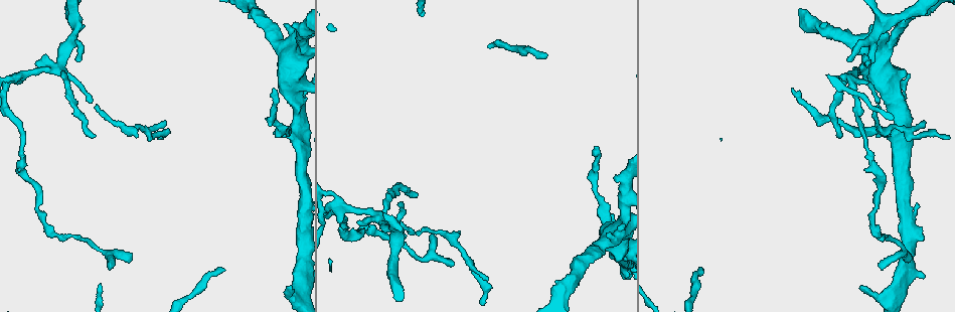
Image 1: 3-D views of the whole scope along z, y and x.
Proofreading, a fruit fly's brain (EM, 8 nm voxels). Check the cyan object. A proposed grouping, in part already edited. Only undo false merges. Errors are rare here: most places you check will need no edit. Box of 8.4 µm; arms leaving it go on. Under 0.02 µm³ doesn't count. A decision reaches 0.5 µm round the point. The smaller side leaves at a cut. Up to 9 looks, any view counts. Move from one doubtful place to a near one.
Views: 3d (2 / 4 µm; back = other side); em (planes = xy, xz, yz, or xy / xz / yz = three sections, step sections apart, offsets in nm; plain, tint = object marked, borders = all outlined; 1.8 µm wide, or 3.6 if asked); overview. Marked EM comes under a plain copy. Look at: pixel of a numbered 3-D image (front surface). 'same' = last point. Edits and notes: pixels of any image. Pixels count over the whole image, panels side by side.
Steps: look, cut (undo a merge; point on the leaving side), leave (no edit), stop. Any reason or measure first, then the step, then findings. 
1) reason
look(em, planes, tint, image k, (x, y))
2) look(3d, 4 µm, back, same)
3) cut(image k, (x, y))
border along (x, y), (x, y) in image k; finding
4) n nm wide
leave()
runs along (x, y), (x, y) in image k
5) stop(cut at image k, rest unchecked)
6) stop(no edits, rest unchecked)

look(em, 3.6 µm, yz, step 4, tint, image 1, (616, 228))

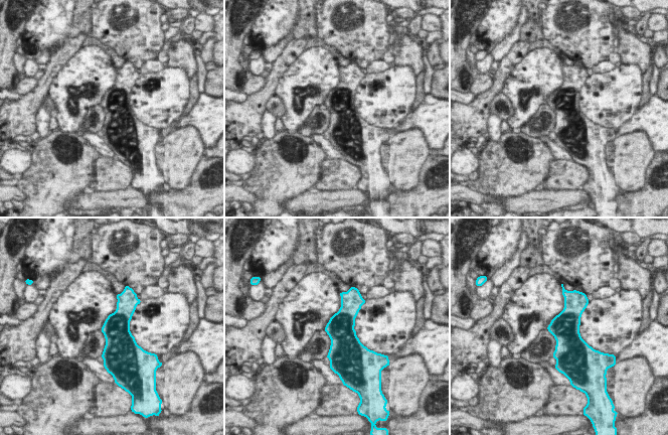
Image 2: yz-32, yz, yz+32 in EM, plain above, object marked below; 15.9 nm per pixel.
420 nm wide
leave()
all the same cell

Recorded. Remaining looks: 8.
sharp bend
look(em, 3.6 µm, planes, tint, image 1, (888, 298))

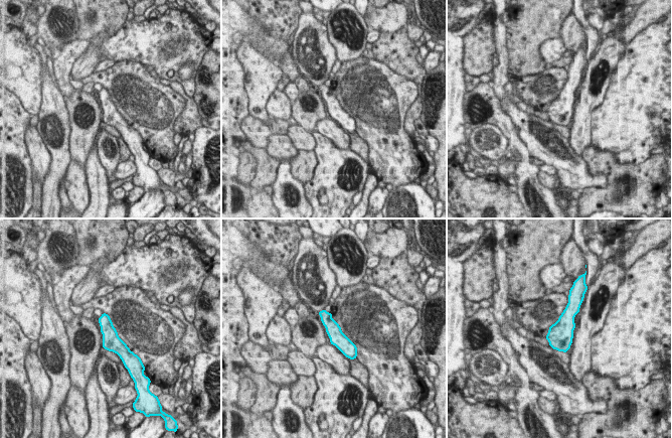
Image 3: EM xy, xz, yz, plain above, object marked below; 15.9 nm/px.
240 nm wide
leave()
runs along (322, 313), (336, 336), (352, 353) in image 3; one cell here

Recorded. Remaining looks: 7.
a fork
look(em, yz, step 16, tint, image 1, (297, 131))

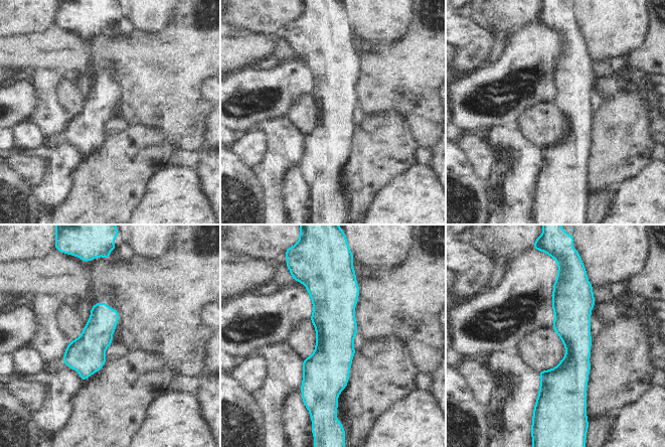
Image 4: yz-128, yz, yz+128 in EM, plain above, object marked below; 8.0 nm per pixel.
cut it another way
look(em, planes, borders, same)

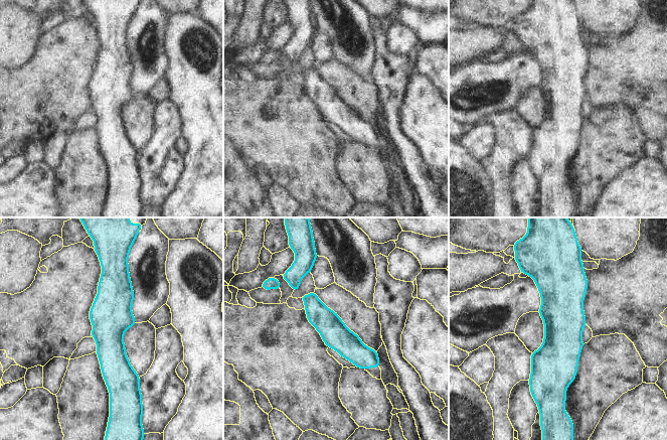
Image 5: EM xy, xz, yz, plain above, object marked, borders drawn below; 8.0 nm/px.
220 nm wide
leave()
runs along (106, 270), (116, 391) in image 5; one cell here

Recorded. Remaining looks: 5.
a fork
look(3d, 4 µm, image 1, (380, 218))

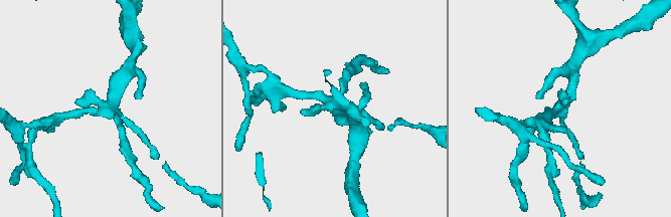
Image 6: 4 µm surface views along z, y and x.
look(em, yz, step 8, tint, image 6, (107, 106))

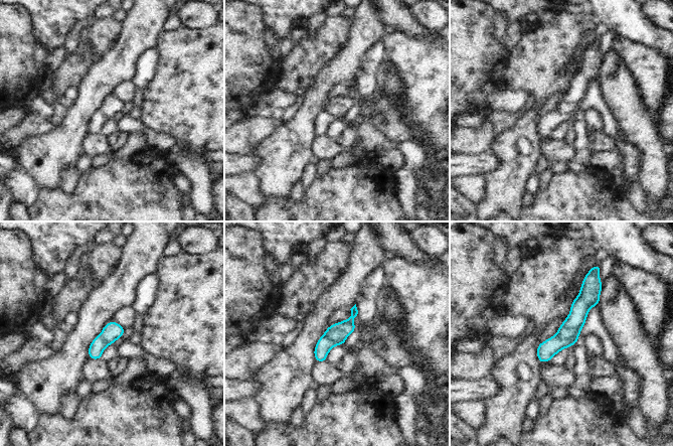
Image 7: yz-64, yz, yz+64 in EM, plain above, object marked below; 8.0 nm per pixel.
look(em, planes, tint, same)

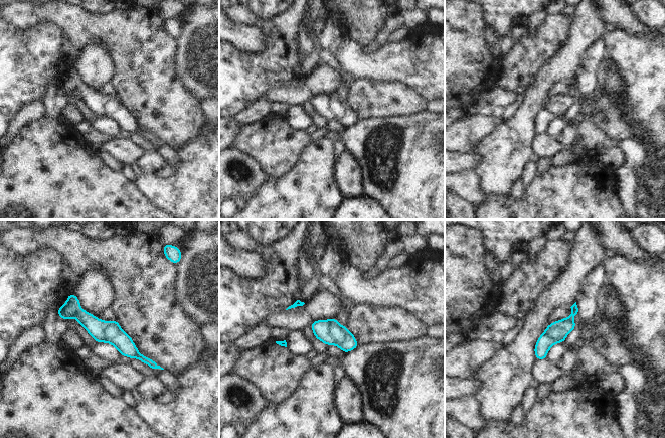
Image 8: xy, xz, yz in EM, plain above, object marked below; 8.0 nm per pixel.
leave()
all the same cell

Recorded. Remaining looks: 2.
stop(no edits, rest unchecked)

